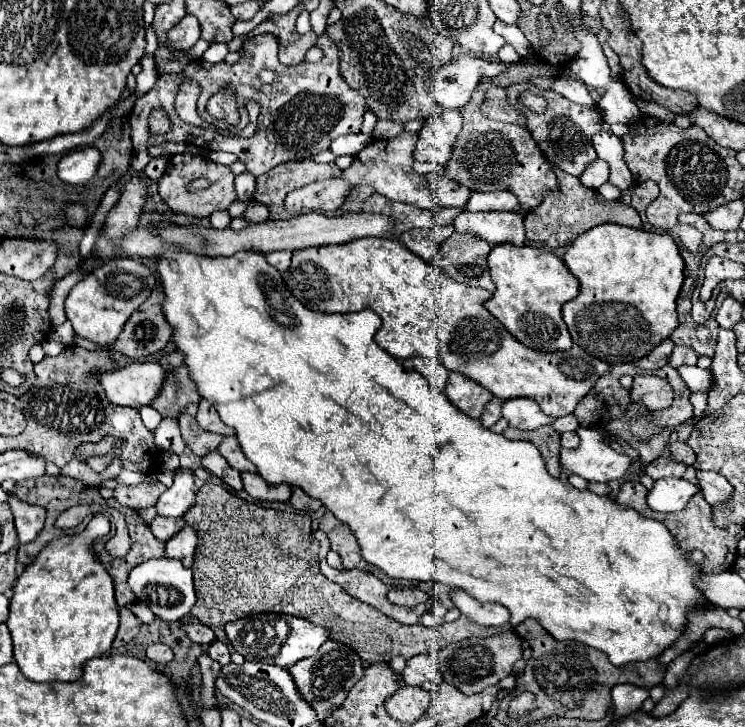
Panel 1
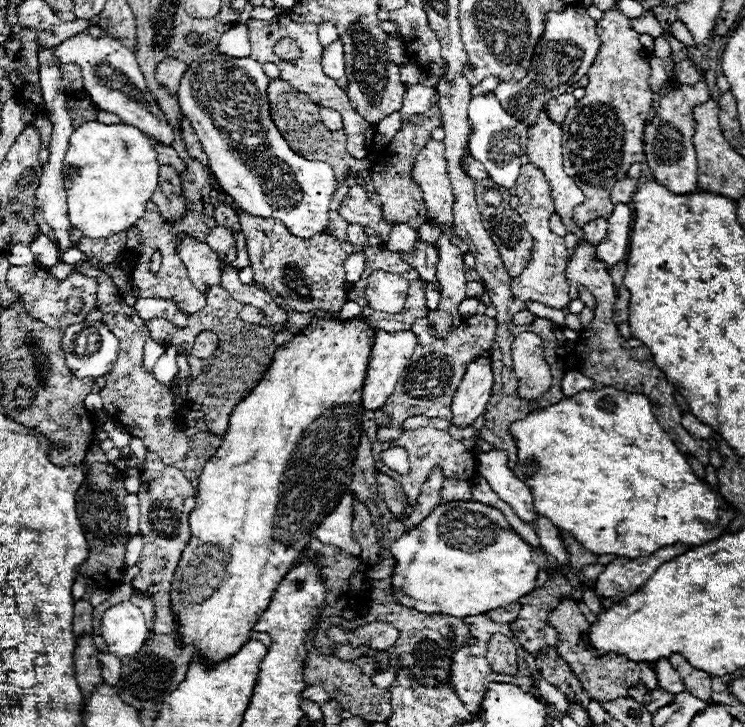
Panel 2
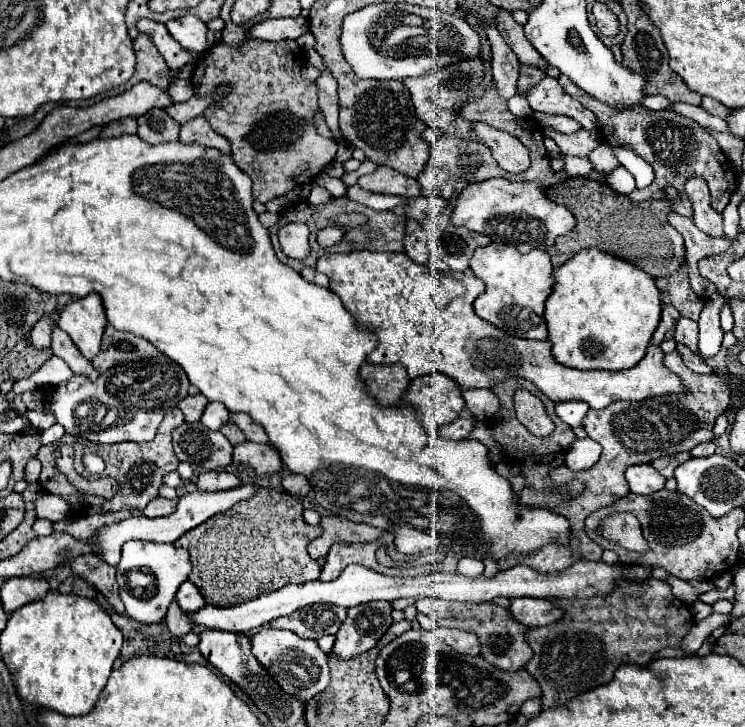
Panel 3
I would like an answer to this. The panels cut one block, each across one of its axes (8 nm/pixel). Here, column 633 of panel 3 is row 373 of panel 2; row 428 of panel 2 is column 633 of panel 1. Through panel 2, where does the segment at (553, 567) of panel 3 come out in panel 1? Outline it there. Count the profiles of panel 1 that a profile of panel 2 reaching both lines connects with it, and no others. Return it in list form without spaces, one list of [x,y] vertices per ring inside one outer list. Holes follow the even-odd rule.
[[[634,376],[632,402],[644,404],[648,410],[662,410],[672,402],[672,386],[658,376]]]

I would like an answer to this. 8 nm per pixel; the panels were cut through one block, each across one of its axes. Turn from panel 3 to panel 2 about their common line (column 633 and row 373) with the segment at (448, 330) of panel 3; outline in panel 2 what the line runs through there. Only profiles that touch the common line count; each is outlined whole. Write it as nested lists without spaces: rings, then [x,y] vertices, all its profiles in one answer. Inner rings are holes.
[[[376,330],[372,354],[370,354],[370,364],[368,364],[368,376],[366,376],[364,388],[362,388],[362,406],[366,410],[372,410],[372,412],[382,410],[382,406],[386,404],[386,398],[394,392],[398,376],[402,374],[402,370],[406,368],[406,362],[414,354],[414,348],[416,348],[416,338],[410,330],[408,332],[396,332],[396,334]]]

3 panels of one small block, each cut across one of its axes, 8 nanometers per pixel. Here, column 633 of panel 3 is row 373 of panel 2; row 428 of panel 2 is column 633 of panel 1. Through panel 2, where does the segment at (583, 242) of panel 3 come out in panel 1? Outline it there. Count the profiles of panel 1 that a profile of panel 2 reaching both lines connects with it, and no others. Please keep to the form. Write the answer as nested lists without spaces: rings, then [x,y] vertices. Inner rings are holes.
[[[556,170],[558,180],[560,180],[560,194],[552,194],[546,196],[546,200],[542,200],[542,204],[538,208],[534,208],[532,212],[528,212],[524,218],[524,228],[526,228],[526,238],[532,242],[538,242],[542,246],[548,248],[558,248],[558,246],[566,246],[570,244],[576,236],[580,236],[582,232],[598,226],[598,224],[606,224],[606,222],[614,222],[614,224],[624,224],[624,226],[632,226],[632,228],[642,228],[640,216],[634,208],[630,206],[622,206],[620,202],[608,202],[604,200],[596,190],[590,190],[586,186],[582,186],[582,182],[570,174],[562,174],[560,170]]]

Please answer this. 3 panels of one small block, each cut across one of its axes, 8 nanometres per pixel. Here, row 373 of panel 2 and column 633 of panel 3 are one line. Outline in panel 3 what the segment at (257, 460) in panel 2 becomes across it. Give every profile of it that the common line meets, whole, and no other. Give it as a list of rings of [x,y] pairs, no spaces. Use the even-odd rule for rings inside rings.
[[[596,248],[578,252],[558,270],[554,270],[554,288],[546,298],[544,318],[548,324],[548,340],[552,342],[552,354],[562,366],[578,370],[628,370],[636,366],[648,348],[648,342],[660,322],[660,292],[654,284],[654,278],[628,264],[620,258],[614,258]]]

